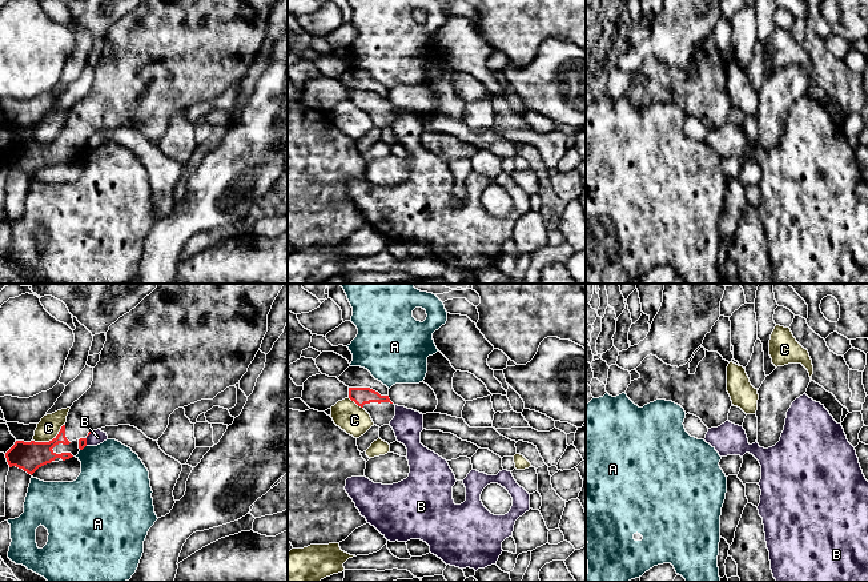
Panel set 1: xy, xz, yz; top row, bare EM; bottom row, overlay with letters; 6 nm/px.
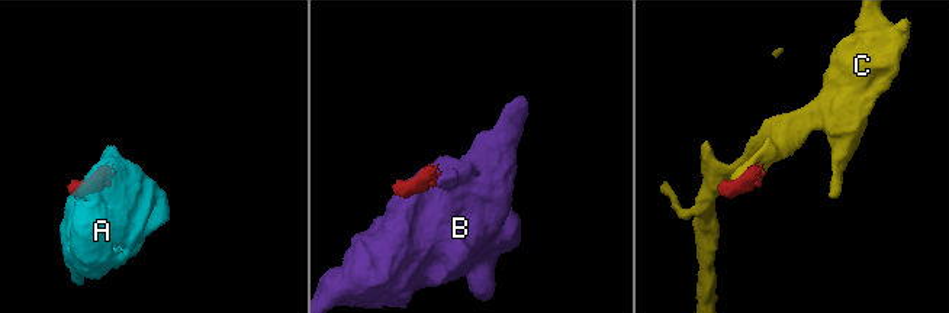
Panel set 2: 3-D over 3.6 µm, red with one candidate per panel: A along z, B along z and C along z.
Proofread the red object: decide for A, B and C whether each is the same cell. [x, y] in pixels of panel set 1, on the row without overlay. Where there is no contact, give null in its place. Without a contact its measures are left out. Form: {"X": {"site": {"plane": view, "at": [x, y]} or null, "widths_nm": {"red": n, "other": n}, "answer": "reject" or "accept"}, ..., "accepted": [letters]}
{"A": {"site": {"plane": "xy", "at": [83, 149]}, "widths_nm": {"red": 50, "other": 380}, "answer": "reject"}, "B": {"site": {"plane": "xy", "at": [87, 137]}, "widths_nm": {"red": 20, "other": 90}, "answer": "reject"}, "C": {"site": {"plane": "xy", "at": [49, 143]}, "widths_nm": {"red": 180, "other": 140}, "answer": "reject"}, "accepted": []}

